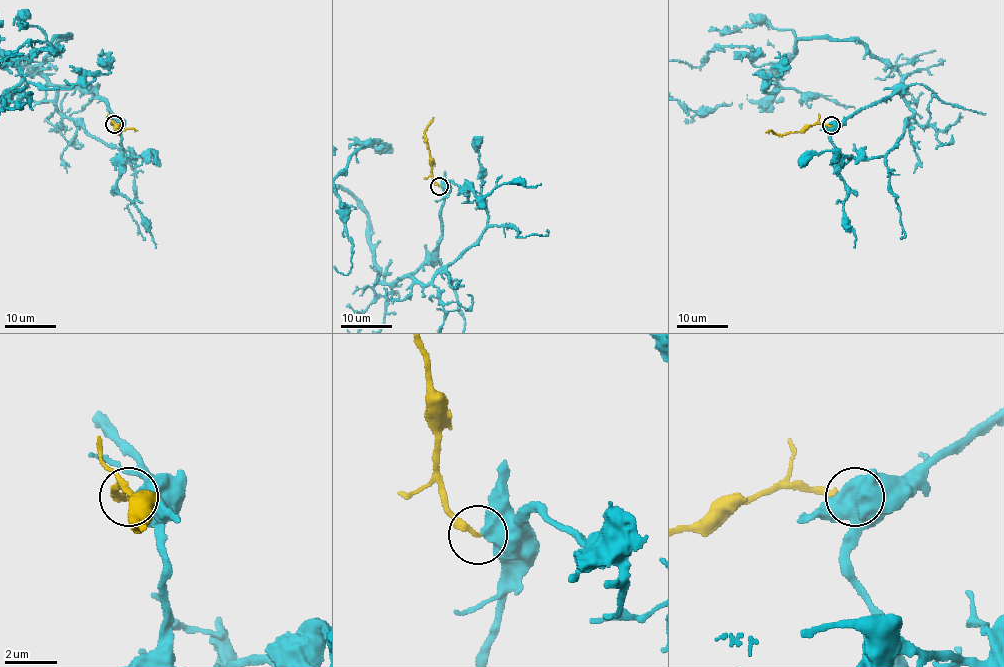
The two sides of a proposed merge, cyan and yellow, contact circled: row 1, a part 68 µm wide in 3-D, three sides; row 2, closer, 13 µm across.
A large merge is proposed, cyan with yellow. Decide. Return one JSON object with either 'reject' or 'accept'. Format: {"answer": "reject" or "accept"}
{"answer": "reject"}

